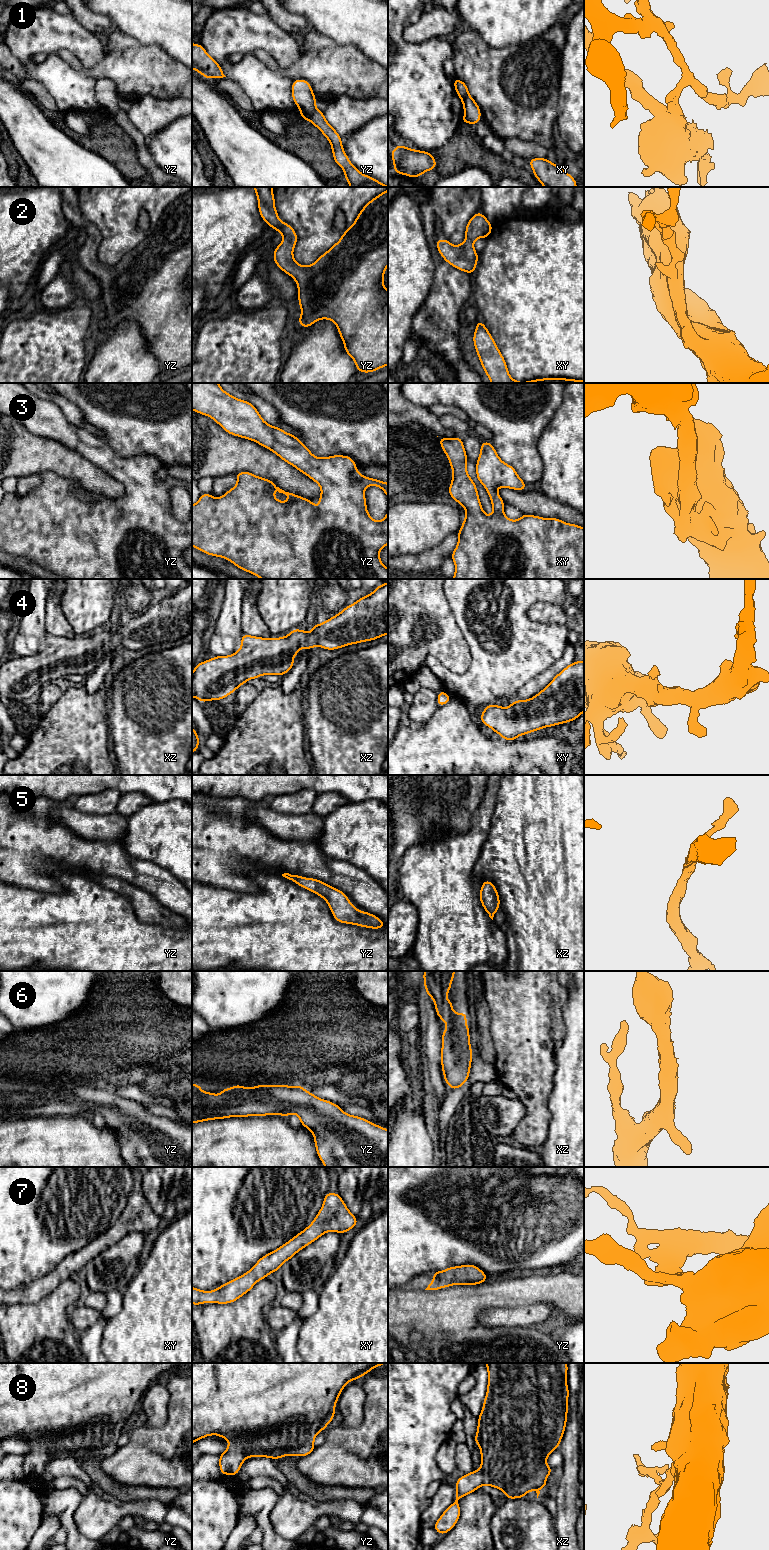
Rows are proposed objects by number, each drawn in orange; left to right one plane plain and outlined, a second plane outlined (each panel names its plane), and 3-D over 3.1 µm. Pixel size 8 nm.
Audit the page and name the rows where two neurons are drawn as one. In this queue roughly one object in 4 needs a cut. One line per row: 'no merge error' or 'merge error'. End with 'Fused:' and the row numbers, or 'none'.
1: merge error
2: no merge error
3: no merge error
4: no merge error
5: no merge error
6: no merge error
7: no merge error
8: no merge error
Fused: 1

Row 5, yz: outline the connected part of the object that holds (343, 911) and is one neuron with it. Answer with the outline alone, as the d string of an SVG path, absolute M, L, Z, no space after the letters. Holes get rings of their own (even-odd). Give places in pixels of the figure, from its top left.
M284 873L282 876L322 897L327 902L335 921L339 923L357 925L370 929L382 929L386 926L379 917L366 911L359 911L341 890L321 880L291 875L289 873Z

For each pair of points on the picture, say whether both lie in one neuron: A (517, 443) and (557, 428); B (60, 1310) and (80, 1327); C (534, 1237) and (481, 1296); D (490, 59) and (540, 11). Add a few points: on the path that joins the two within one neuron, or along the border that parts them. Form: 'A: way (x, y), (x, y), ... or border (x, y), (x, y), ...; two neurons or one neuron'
A: border (554, 414), (538, 441), (538, 453), (541, 458); two neurons
B: border (80, 1301), (69, 1310), (70, 1323), (78, 1335); two neurons
C: border (489, 1277), (497, 1278); two neurons
D: border (481, 38), (493, 47), (504, 47), (526, 41); two neurons

